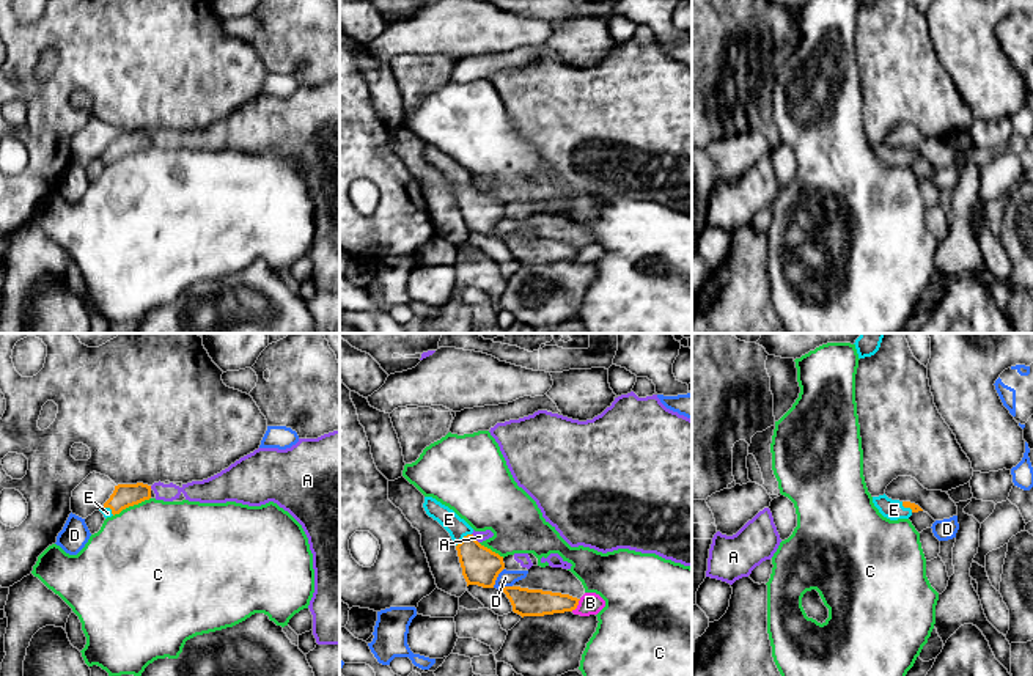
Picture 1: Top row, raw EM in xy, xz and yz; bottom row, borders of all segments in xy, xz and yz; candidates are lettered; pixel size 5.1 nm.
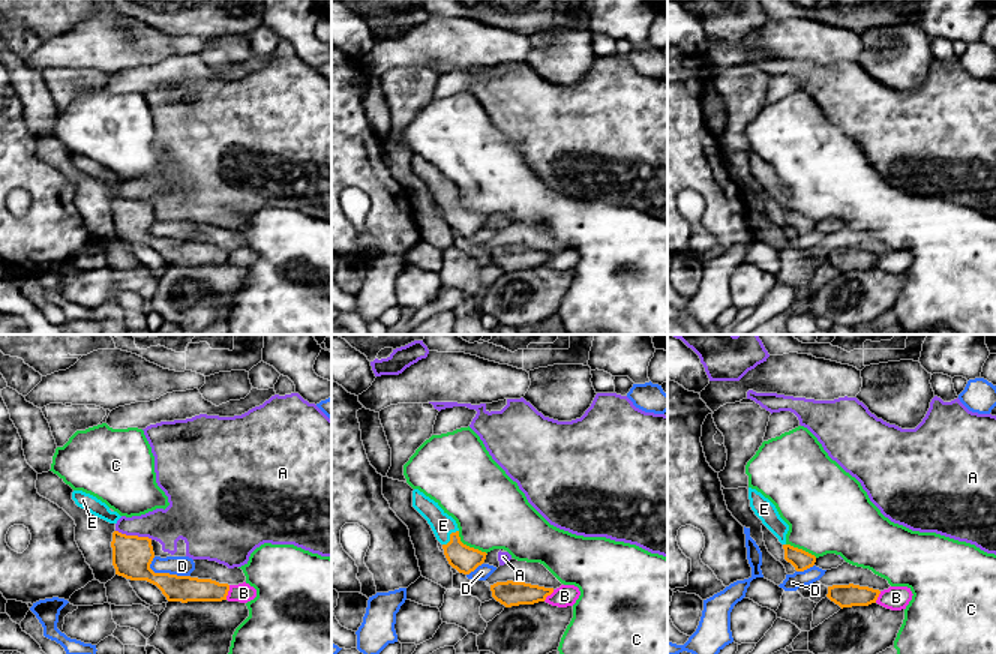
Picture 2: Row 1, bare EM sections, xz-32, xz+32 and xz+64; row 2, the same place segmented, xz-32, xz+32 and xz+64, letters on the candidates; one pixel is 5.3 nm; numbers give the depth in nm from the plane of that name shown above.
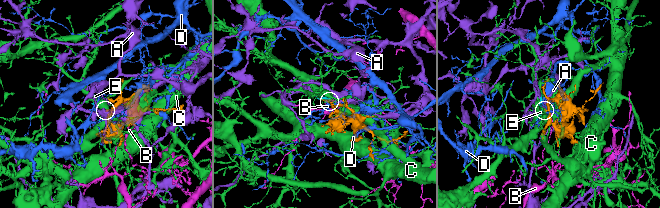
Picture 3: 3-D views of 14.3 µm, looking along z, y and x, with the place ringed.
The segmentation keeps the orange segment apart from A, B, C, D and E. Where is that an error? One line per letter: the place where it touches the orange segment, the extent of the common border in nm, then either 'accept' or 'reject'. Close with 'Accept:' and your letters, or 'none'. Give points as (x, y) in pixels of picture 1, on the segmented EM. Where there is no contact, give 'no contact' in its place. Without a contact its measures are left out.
A: xz (474, 538) | 70 nm | reject
B: xz (577, 604) | 80 nm | reject
C: xy (131, 505) | 220 nm | reject
D: xz (497, 576) | 120 nm | reject
E: xz (463, 540) | 100 nm | accept
Accept: E

